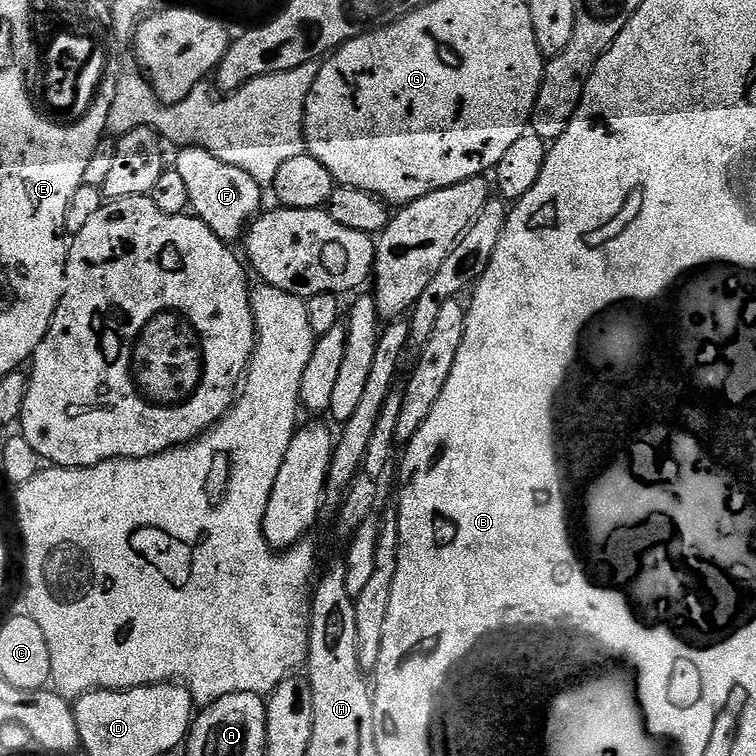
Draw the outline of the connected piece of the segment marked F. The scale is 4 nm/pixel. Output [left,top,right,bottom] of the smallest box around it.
[174,148,261,241]

